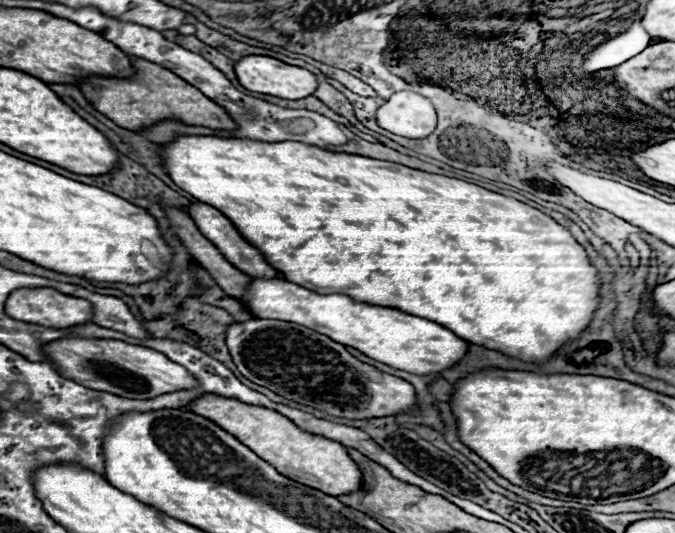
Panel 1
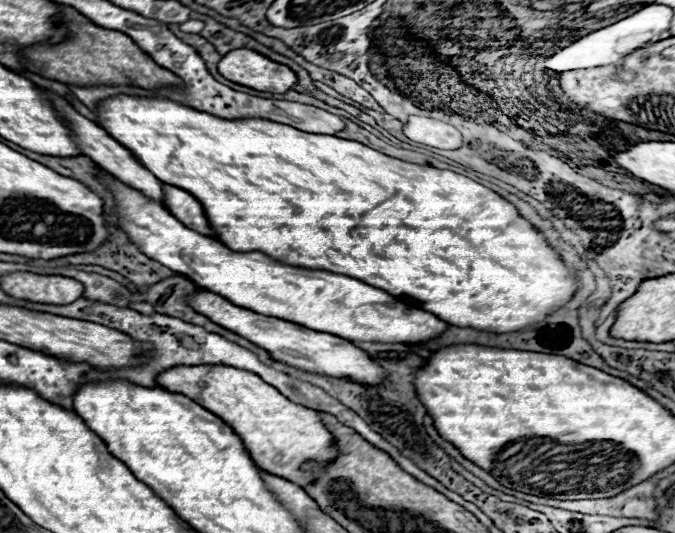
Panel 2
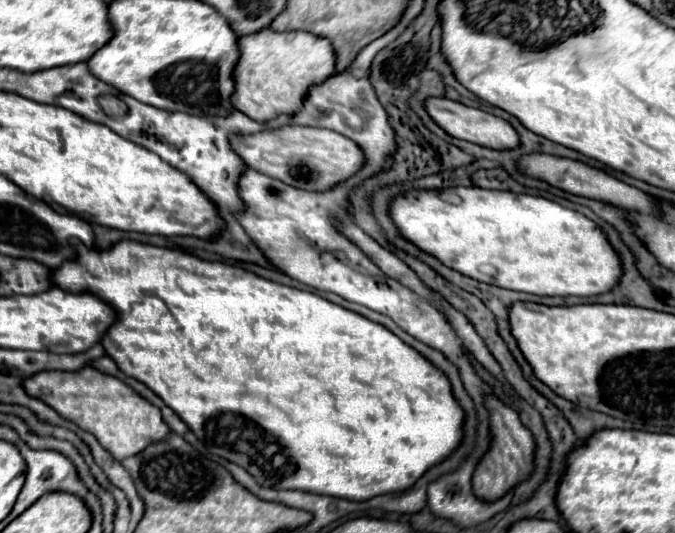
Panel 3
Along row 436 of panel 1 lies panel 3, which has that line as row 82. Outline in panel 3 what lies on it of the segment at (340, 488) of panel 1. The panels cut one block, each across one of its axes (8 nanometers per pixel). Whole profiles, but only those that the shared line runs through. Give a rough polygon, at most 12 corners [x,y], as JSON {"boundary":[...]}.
{"boundary":[[310,32],[242,36],[232,104],[264,124],[336,74]]}

